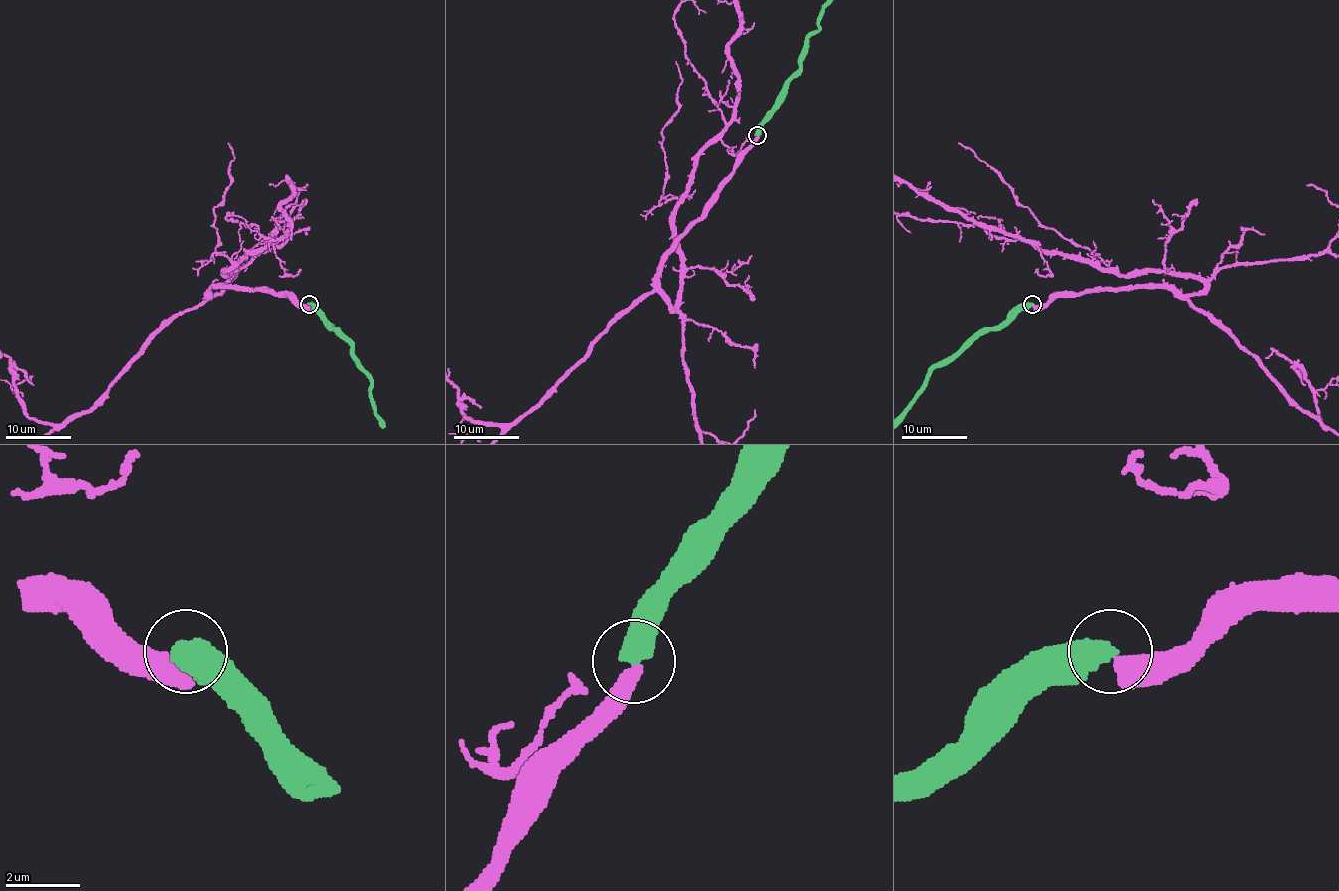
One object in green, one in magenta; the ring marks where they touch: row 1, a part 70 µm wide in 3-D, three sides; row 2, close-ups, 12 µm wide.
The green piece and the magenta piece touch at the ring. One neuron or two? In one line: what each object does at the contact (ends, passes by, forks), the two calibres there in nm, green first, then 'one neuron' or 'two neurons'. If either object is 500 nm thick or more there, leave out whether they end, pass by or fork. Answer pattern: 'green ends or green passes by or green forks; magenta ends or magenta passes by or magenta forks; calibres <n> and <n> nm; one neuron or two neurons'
calibres 650 and 480 nm; two neurons

